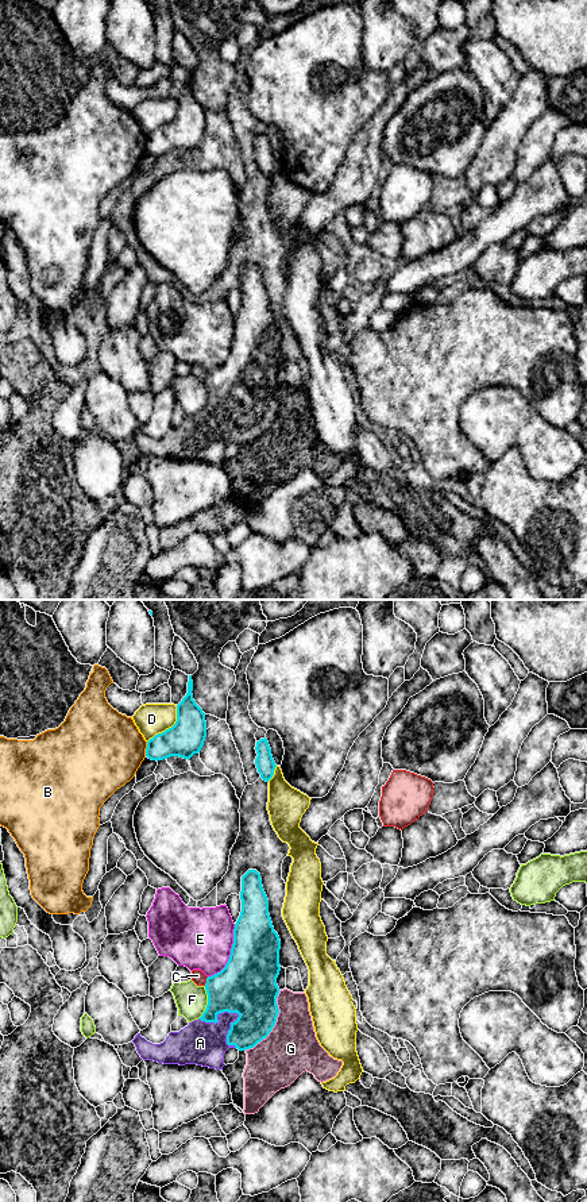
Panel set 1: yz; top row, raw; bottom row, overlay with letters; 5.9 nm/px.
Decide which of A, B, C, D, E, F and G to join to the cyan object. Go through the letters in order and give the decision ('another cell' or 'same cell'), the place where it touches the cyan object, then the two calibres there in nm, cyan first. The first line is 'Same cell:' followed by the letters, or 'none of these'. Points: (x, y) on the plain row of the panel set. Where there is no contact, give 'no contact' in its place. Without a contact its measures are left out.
Same cell: A
A: same cell | yz (235, 407) | 360/240 nm
B: another cell | yz (146, 143) | 220/460 nm
C: another cell | yz (207, 376) | 360/80 nm
D: another cell | yz (169, 123) | 220/190 nm
E: another cell | yz (231, 349) | 360/360 nm
F: another cell | yz (208, 397) | 340/190 nm
G: another cell | yz (274, 419) | 320/320 nm

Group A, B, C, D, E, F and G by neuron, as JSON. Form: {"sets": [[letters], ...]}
{"sets": [["A"], ["B"], ["C"], ["D"], ["E"], ["F"], ["G"]]}

